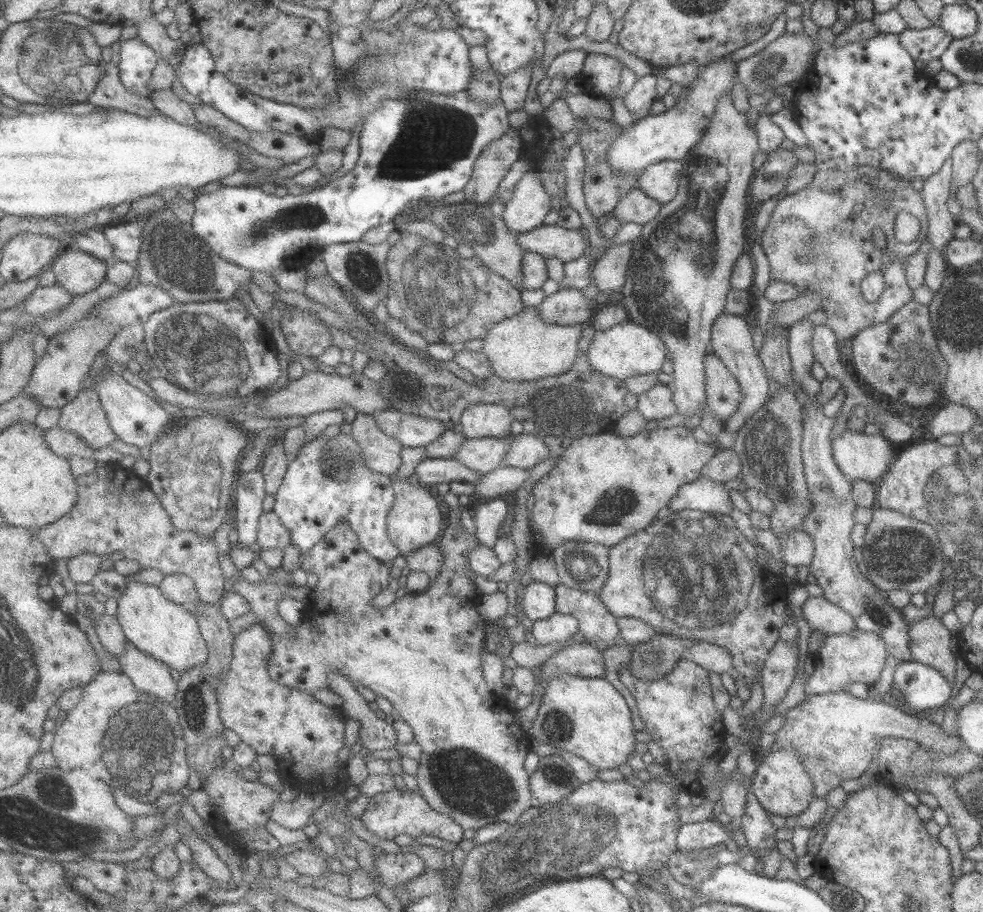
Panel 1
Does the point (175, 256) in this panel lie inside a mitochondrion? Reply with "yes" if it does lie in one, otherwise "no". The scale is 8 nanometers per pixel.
yes

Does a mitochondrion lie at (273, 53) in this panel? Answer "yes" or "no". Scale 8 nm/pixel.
no

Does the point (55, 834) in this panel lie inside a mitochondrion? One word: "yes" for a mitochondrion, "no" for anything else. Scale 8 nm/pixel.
yes

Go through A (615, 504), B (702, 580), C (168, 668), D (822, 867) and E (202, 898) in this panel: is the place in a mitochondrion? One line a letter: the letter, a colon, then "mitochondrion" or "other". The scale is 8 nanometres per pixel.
A: mitochondrion
B: mitochondrion
C: other
D: other
E: other

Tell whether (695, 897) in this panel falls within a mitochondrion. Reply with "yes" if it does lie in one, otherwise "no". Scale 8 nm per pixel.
no

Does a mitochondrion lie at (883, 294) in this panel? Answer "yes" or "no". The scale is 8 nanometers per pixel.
no

